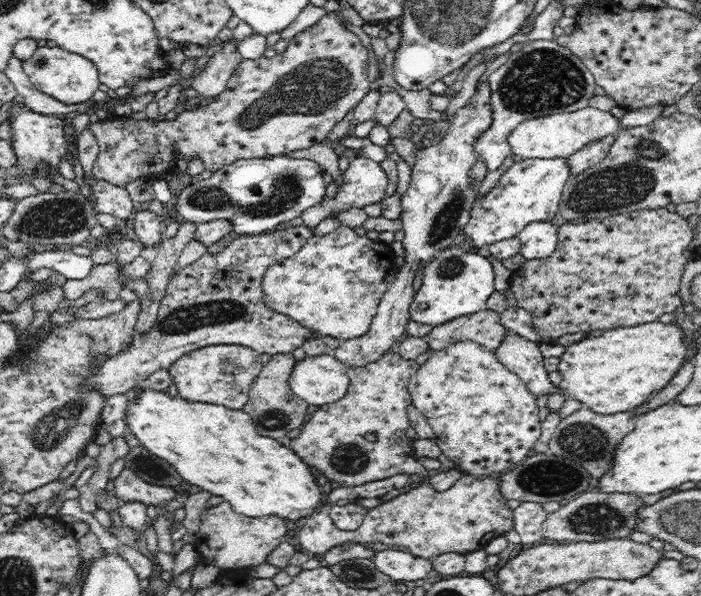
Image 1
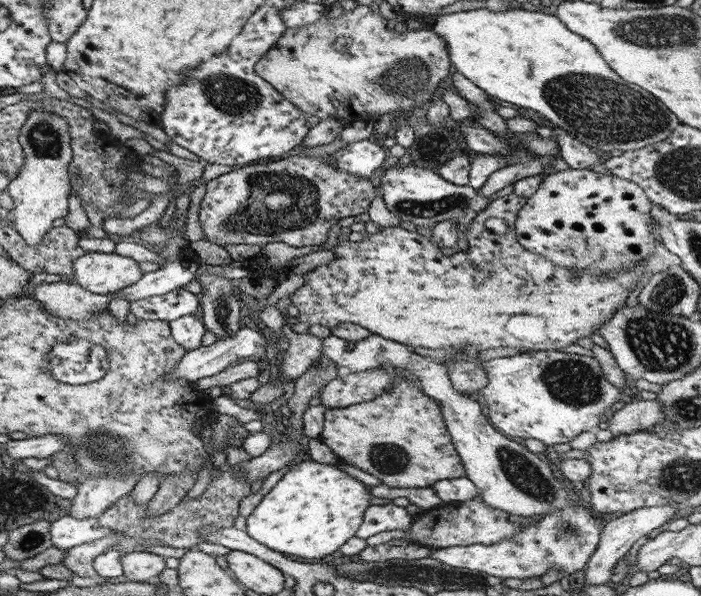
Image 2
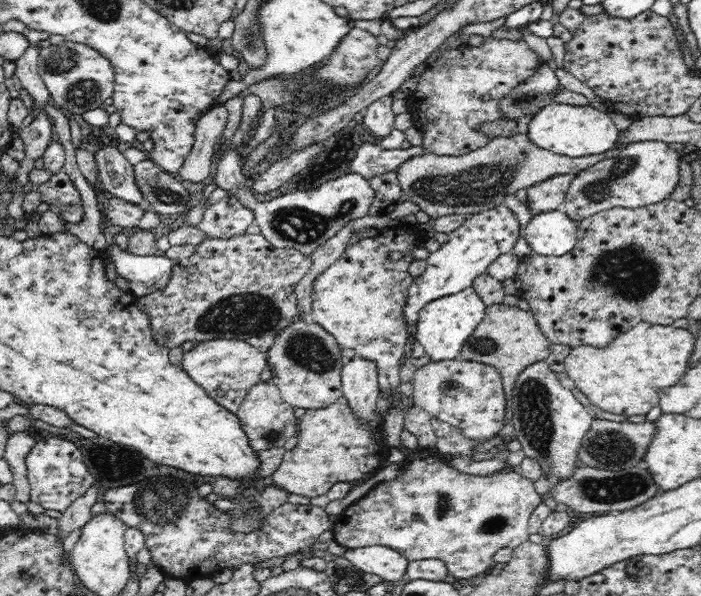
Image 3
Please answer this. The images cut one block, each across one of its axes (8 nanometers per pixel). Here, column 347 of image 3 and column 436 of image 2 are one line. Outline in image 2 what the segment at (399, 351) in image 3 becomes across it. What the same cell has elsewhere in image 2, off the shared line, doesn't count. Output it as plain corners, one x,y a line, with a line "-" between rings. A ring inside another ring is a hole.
513,193
493,198
481,212
475,214
465,230
467,250
451,256
443,255
425,236
400,226
383,227
357,242
341,240
331,249
335,259
304,274
305,282
301,288
289,296
291,313
308,327
319,325
331,332
342,322
350,322
384,340
425,349
468,346
472,352
497,347
512,347
522,352
528,349
559,351
579,338
588,338
591,333
596,334
596,328
604,324
616,308
625,305
627,295
643,273
645,262
619,275
593,277
593,282
591,276
583,272
579,274
554,266
547,258
527,252
515,238
514,220
525,201
527,197
-
487,218
503,220
505,232
494,234
485,229
483,222

